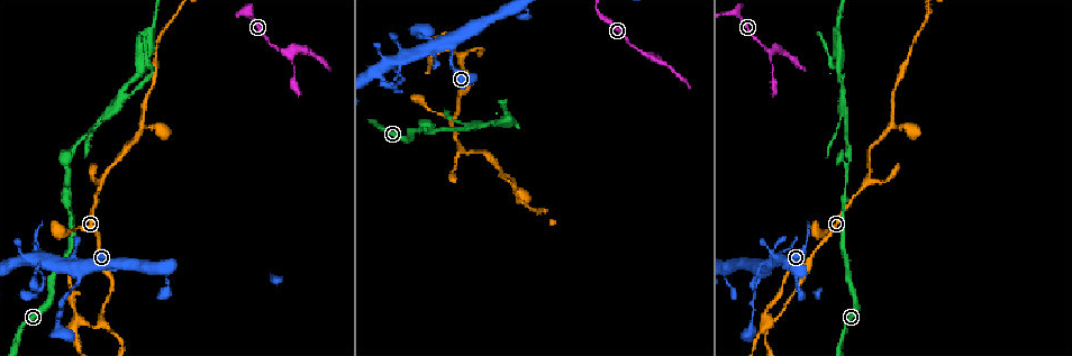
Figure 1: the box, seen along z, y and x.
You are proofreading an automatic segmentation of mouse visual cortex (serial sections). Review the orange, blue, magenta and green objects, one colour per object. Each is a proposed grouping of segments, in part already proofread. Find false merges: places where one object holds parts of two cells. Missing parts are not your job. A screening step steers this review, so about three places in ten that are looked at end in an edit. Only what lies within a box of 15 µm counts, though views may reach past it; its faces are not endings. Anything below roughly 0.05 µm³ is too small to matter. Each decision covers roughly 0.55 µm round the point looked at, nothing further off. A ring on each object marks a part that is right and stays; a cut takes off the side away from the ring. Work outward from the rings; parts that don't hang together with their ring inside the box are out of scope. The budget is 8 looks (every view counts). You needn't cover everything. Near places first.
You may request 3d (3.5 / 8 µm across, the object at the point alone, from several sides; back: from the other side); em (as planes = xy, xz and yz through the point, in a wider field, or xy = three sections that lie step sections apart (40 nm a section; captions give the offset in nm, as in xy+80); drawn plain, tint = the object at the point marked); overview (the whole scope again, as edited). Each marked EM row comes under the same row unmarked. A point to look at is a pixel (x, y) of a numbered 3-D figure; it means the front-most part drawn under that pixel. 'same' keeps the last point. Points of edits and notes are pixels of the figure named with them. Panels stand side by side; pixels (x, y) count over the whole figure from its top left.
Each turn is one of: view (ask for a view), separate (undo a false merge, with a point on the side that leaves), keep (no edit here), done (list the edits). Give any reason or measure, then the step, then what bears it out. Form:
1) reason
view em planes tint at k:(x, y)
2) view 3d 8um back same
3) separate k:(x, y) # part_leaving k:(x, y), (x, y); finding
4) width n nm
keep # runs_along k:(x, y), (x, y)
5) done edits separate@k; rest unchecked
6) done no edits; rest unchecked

view 3d 3.5um at 1:(773, 50)

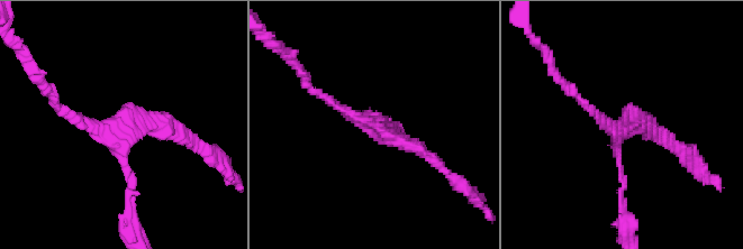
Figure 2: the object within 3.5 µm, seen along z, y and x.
arms 3; arm_widths 100, 150, 200 nm
view em xy step 5 tint at 2:(358, 121)

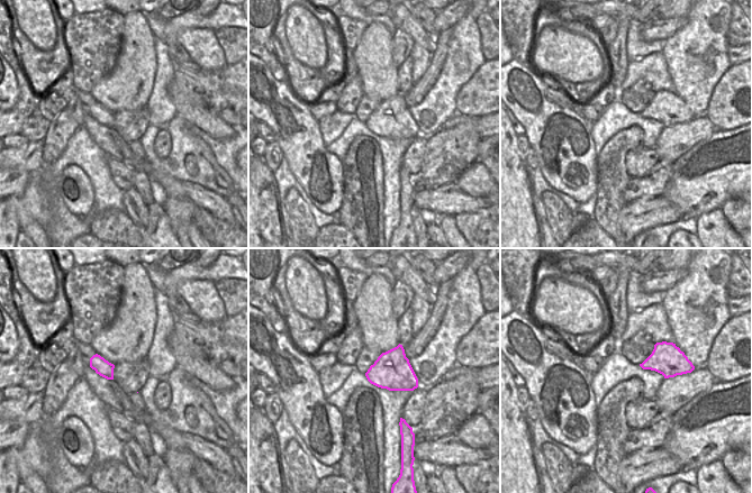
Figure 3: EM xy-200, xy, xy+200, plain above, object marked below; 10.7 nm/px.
width 400 nm
keep # runs_along 2:(302, 79), (361, 122), (424, 154); one cell here

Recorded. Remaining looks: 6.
looks like a crossing
view 3d 3.5um at 1:(446, 44)

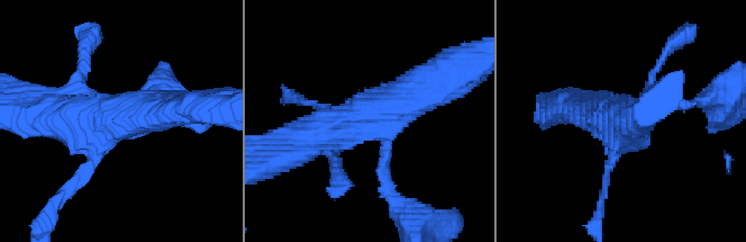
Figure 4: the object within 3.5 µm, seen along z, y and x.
arms 4; arm_widths 150, 250, 500, 600 nm
view em xy step 5 tint at 4:(125, 117)

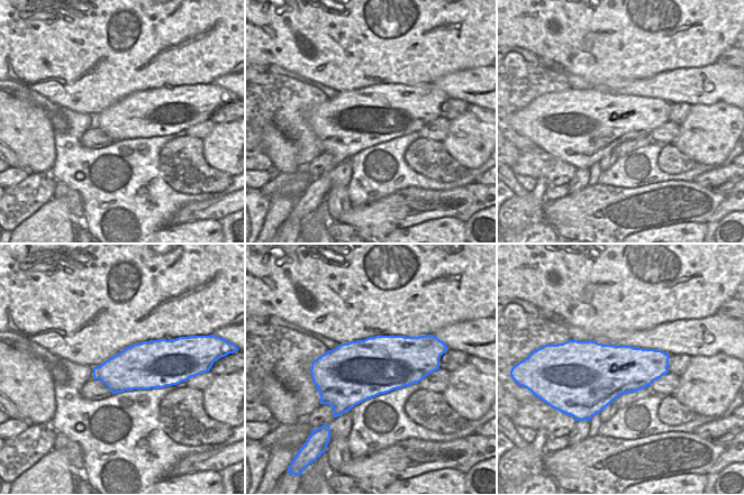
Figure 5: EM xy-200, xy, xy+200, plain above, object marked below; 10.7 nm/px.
keep # continuous, no second cell

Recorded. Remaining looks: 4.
view 3d 3.5um at 1:(30, 262)

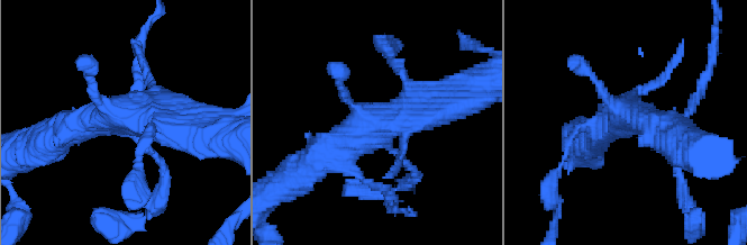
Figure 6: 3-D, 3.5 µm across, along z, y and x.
need the tissue
view em planes tint at 6:(383, 138)

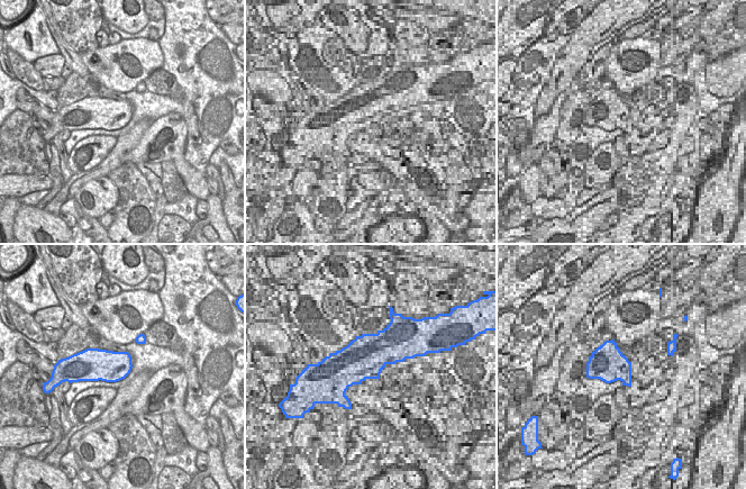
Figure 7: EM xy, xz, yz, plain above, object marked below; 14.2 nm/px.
keep # runs_along 6:(442, 100), (421, 102), (313, 161); continuous, no second cell

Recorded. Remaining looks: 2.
view 3d 3.5um at 1:(67, 166)

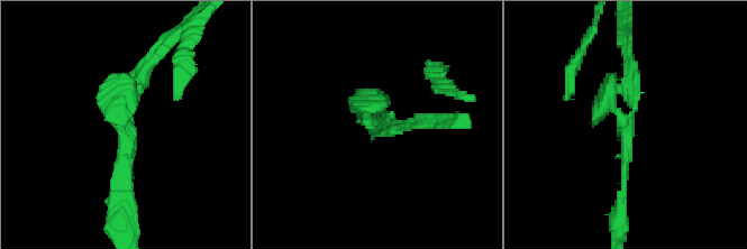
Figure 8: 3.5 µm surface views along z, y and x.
now the EM
view em xy step 2 tint at 8:(627, 121)

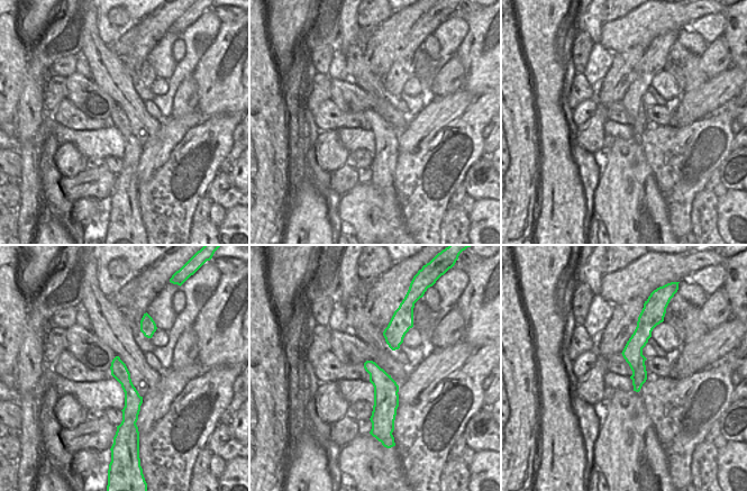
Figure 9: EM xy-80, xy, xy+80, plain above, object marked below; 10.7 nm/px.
keep # runs_along 9:(640, 325), (636, 388); continuous, no second cell

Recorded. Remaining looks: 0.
done no edits; rest unchecked

